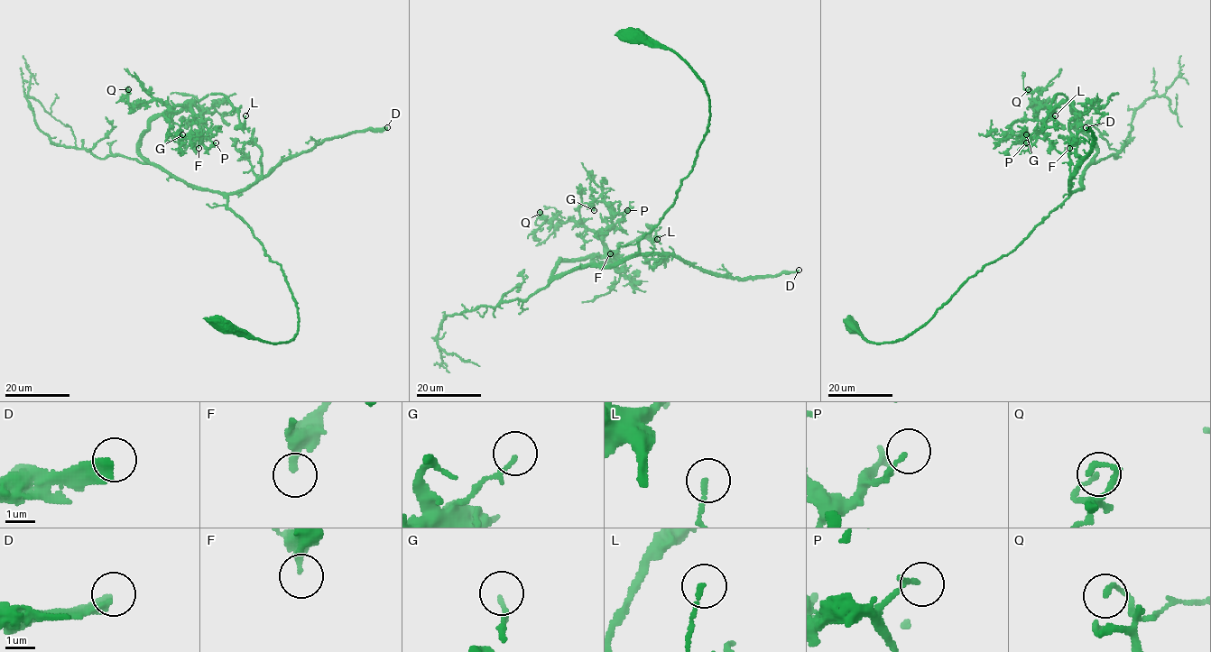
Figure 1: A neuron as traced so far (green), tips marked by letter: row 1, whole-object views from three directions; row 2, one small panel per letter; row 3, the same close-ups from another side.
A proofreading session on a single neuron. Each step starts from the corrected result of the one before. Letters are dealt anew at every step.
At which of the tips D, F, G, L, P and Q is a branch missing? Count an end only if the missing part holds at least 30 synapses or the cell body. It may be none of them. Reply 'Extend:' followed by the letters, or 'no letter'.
Extend: D

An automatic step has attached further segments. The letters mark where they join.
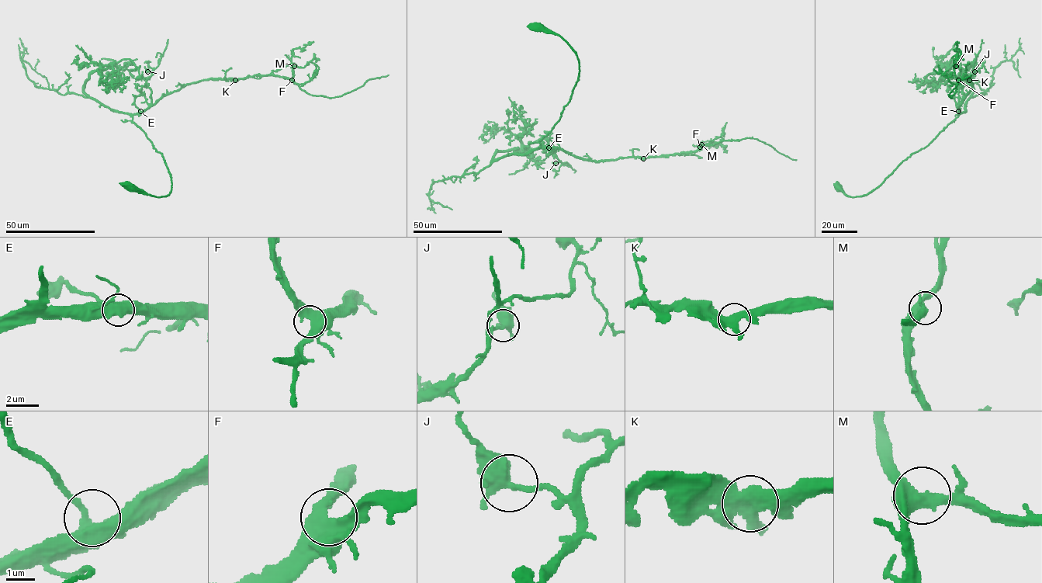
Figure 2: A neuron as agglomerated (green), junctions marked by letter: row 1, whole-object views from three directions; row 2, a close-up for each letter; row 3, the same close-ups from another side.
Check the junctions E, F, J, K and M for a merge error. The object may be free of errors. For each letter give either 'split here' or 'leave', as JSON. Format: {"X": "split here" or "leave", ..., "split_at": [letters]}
{"E": "leave", "F": "leave", "J": "leave", "K": "leave", "M": "leave", "split_at": []}

